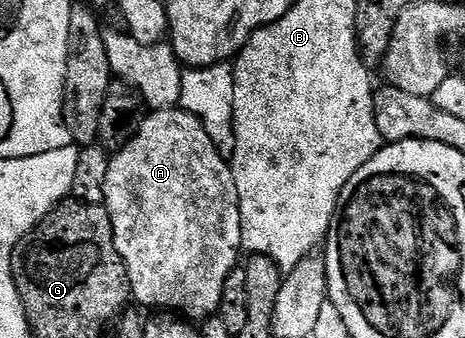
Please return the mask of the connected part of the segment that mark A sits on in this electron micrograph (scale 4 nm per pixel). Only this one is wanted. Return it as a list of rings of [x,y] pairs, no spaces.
[[[181,107],[164,108],[154,110],[147,115],[146,121],[140,126],[140,130],[127,142],[119,152],[113,153],[110,165],[108,166],[108,182],[104,186],[106,195],[105,207],[110,215],[110,221],[114,227],[114,241],[116,250],[120,250],[120,258],[126,267],[126,273],[130,279],[130,290],[135,301],[139,300],[146,308],[167,308],[167,313],[179,312],[182,318],[189,318],[194,322],[201,322],[217,313],[222,295],[226,289],[228,274],[232,274],[234,268],[239,267],[238,252],[243,251],[242,246],[242,223],[240,222],[240,206],[236,194],[236,178],[230,169],[230,160],[224,158],[223,153],[208,138],[208,130],[200,120],[197,120],[191,112]]]

